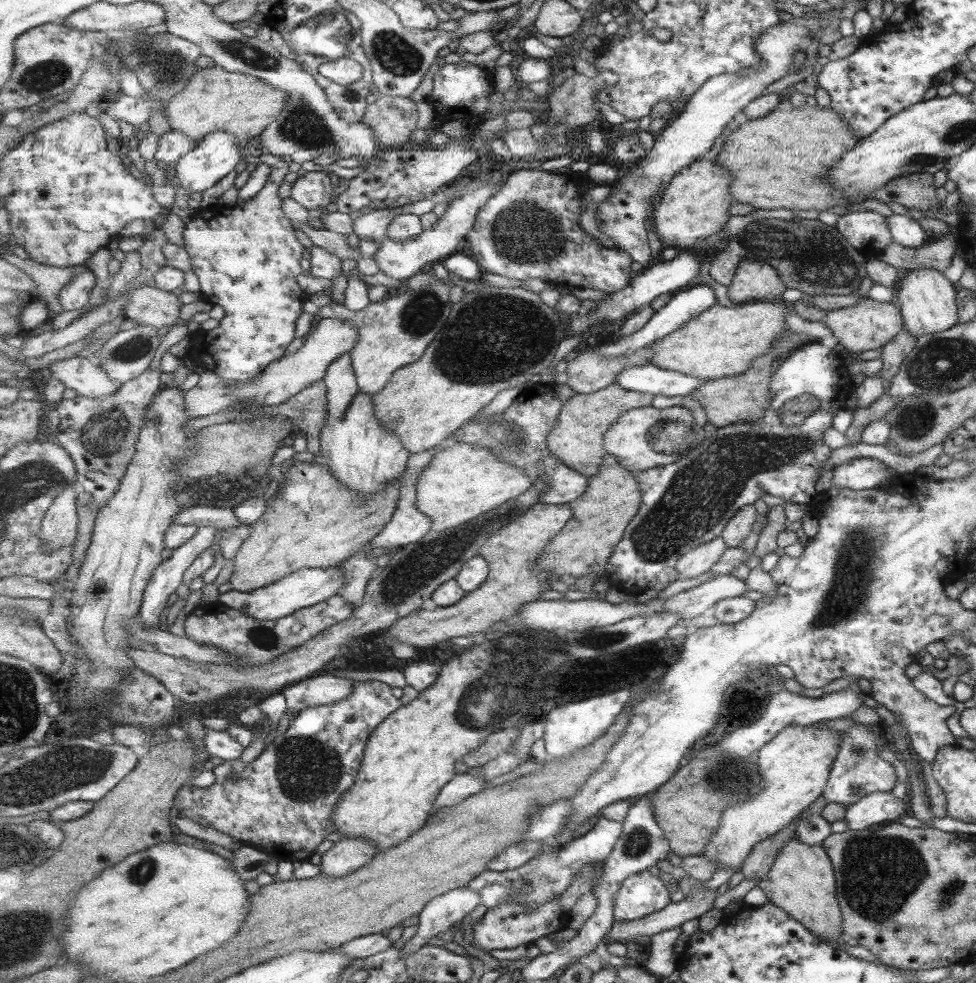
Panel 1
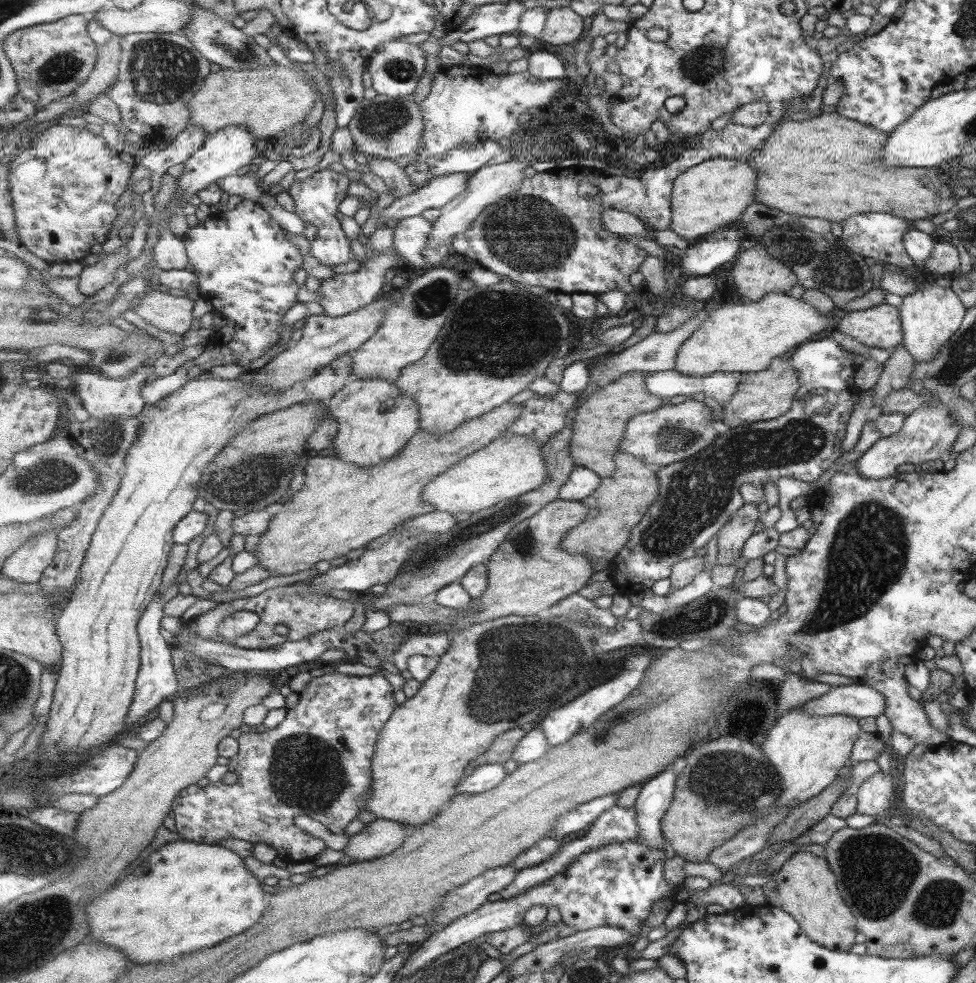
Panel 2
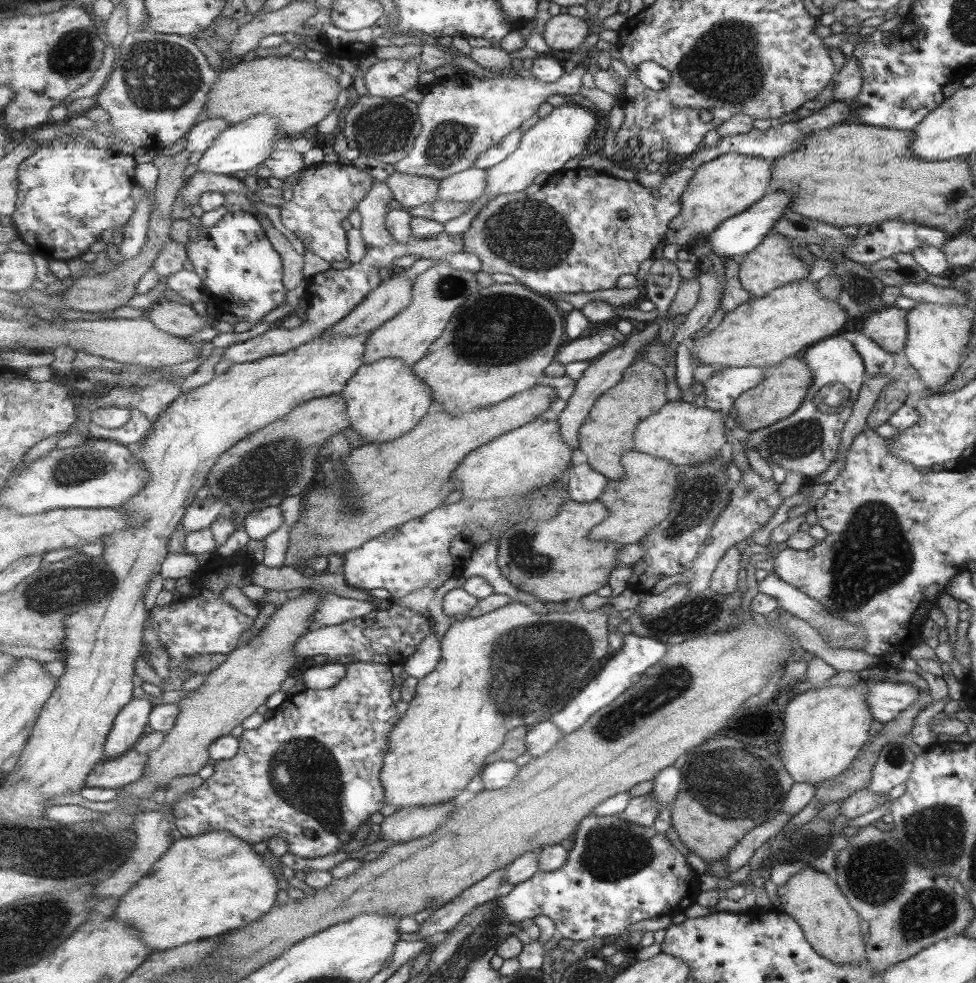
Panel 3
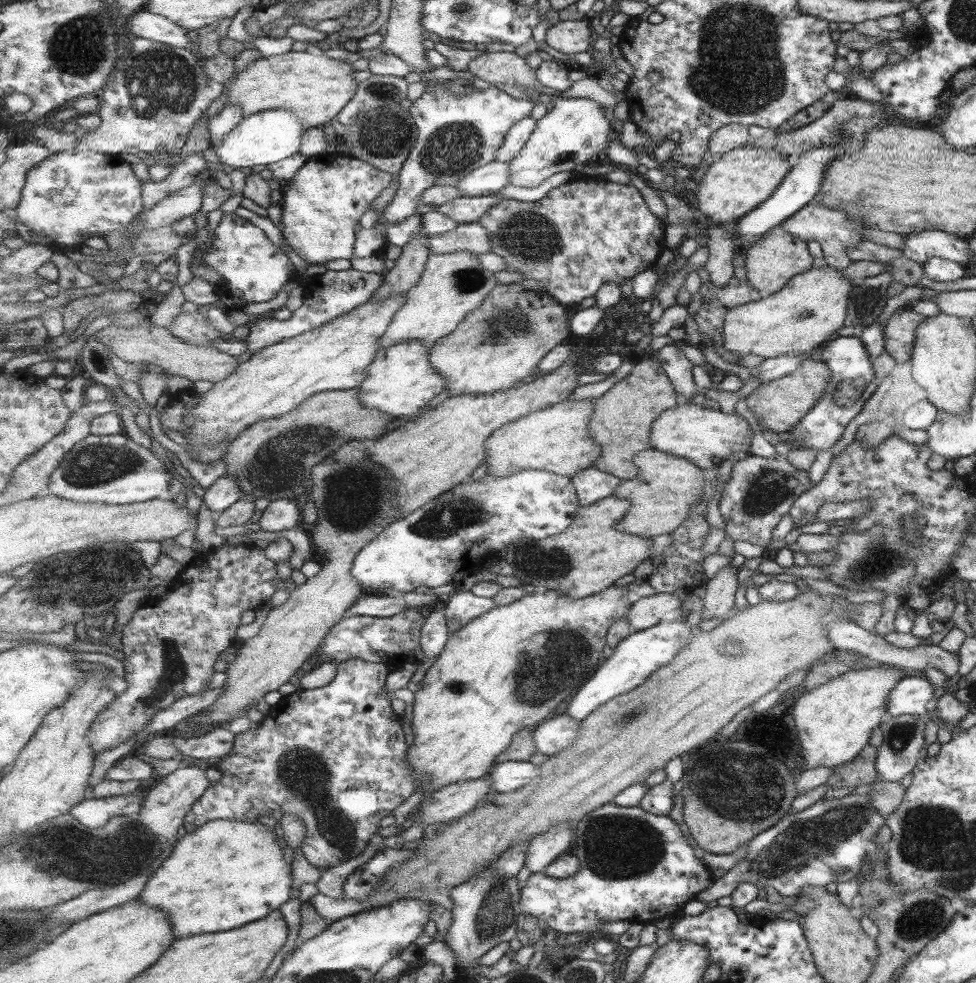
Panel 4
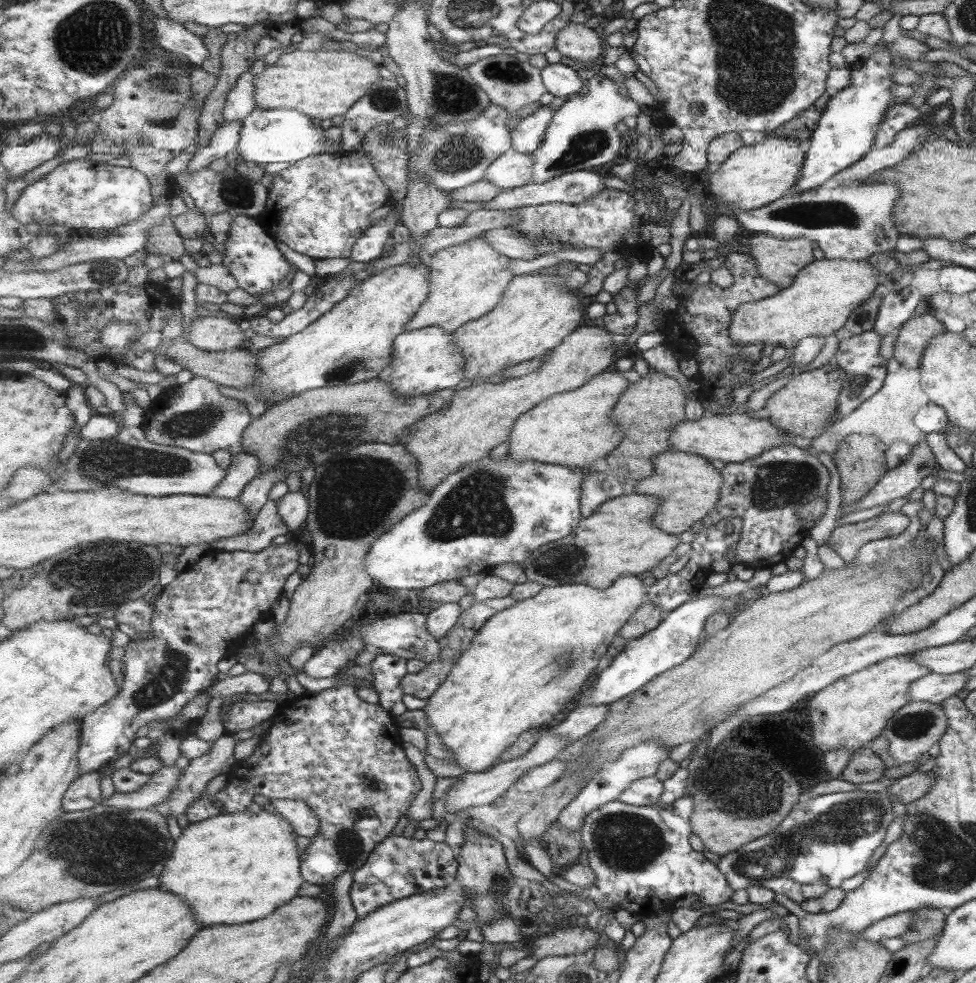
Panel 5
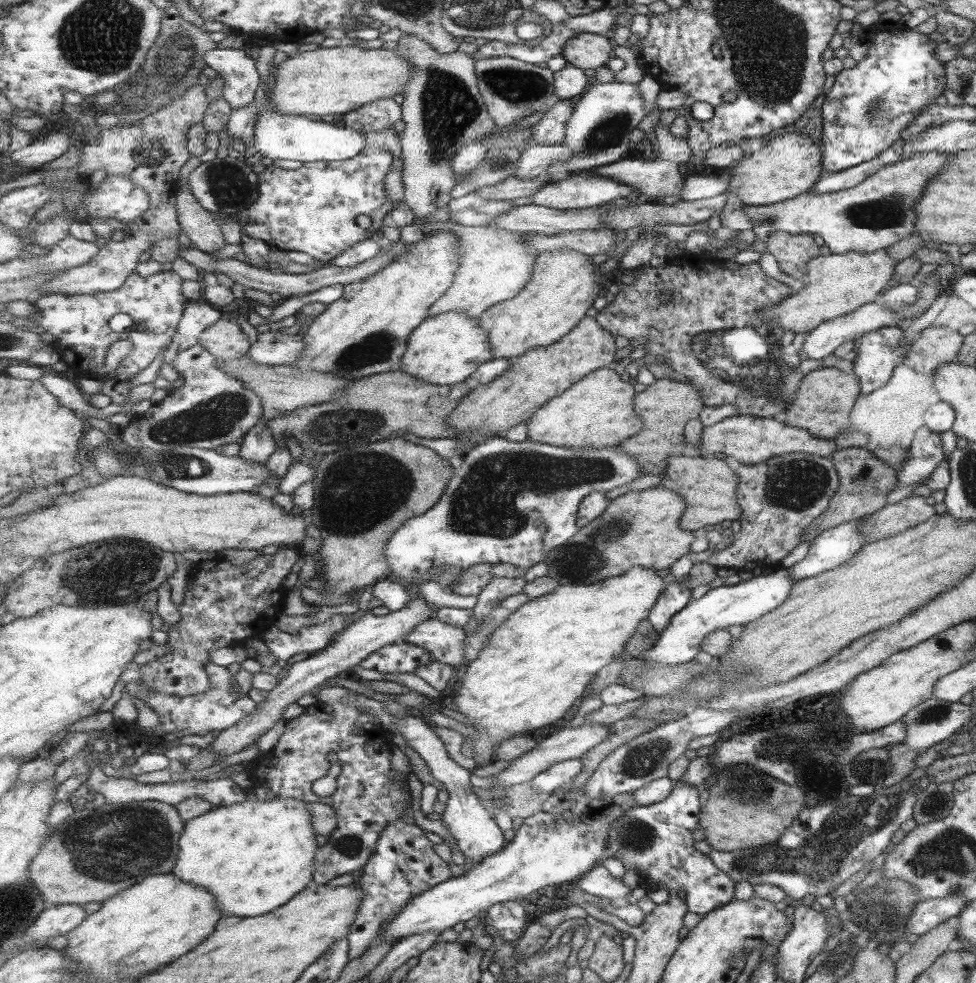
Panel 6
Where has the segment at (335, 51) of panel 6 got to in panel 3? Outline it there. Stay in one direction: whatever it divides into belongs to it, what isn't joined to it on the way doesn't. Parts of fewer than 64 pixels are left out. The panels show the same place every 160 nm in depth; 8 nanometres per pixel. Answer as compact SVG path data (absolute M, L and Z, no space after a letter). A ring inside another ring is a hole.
M289 55L282 57L258 56L238 61L232 68L221 70L220 79L212 88L206 108L208 118L226 118L231 125L243 122L252 116L268 114L277 117L282 124L282 132L291 135L315 128L321 120L325 120L337 108L339 94L341 94L339 82L331 74L327 74L318 61L312 61L309 58L295 59Z

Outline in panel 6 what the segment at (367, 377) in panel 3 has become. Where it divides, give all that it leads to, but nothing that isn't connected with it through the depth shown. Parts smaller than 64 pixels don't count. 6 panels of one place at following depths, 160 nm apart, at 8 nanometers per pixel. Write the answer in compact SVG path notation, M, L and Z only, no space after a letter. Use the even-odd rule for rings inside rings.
M451 311L429 317L416 328L412 338L409 339L408 351L404 354L400 370L431 384L459 384L470 382L472 374L481 364L485 364L493 358L494 352L490 332L481 324L480 318L469 316L469 313L465 311Z

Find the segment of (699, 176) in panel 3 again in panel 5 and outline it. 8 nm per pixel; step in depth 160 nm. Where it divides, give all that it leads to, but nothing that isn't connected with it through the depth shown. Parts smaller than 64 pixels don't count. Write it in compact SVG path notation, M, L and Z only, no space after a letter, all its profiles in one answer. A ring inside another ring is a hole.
M767 135L760 143L745 145L711 176L708 197L720 207L728 207L725 212L732 215L734 211L763 208L790 194L804 164L805 153L797 144L792 137Z

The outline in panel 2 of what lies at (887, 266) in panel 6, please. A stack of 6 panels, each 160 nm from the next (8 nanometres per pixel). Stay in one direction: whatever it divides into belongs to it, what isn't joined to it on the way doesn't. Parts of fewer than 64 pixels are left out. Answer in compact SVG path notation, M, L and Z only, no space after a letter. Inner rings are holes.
M773 292L760 302L723 304L693 333L678 352L676 369L687 376L716 372L752 373L767 370L772 360L794 350L829 326L829 318L816 308L787 294Z

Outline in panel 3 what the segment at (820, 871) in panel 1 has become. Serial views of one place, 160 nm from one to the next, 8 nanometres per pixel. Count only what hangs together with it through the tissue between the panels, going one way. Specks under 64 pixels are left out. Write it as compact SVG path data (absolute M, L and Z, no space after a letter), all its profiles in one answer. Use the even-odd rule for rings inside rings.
M803 868L796 872L783 886L778 887L777 896L788 914L800 926L808 943L820 956L833 964L859 964L865 958L866 944L859 932L859 918L850 904L845 904L845 896L831 882L825 872L813 868Z

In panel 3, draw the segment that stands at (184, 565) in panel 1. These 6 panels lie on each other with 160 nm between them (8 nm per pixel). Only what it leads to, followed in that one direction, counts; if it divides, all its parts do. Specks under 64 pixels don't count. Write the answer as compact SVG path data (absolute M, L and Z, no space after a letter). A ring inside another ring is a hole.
M133 698L130 704L121 710L115 724L109 732L104 748L105 760L119 758L129 752L149 732L150 716L153 704L148 699Z

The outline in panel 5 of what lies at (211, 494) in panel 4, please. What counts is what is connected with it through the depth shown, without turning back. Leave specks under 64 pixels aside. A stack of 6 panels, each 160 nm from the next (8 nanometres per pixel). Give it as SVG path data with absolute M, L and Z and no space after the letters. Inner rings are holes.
M241 452L233 458L233 463L228 468L227 476L219 487L214 490L215 496L239 499L248 482L260 475L262 464L249 452Z

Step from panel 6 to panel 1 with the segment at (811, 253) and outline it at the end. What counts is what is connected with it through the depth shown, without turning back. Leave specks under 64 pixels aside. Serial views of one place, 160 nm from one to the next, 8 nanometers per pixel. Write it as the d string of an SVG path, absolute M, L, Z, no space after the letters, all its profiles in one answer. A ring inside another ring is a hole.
M752 258L739 264L733 282L728 287L729 299L735 304L769 302L785 292L778 268Z

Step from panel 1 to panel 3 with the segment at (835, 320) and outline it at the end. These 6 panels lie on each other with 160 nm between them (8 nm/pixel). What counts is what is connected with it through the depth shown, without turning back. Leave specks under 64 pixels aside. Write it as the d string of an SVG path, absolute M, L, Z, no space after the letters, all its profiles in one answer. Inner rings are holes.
M889 308L863 318L860 330L885 352L903 350L908 338L907 311Z

